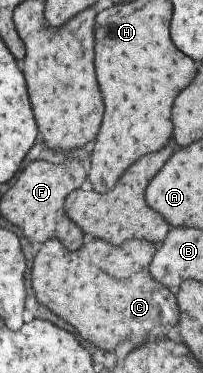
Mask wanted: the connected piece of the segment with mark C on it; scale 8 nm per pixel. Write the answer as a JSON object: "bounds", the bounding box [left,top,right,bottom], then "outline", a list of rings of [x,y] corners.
{"bounds":[30,239,179,355],"outline":[[[48,239],[41,243],[34,257],[30,287],[34,289],[36,301],[74,327],[96,355],[112,351],[114,345],[124,339],[134,341],[132,346],[137,348],[145,338],[158,339],[166,335],[179,319],[175,295],[148,275],[148,263],[154,251],[154,243],[136,239],[118,247],[92,239],[78,251],[66,251],[57,239]]]}

